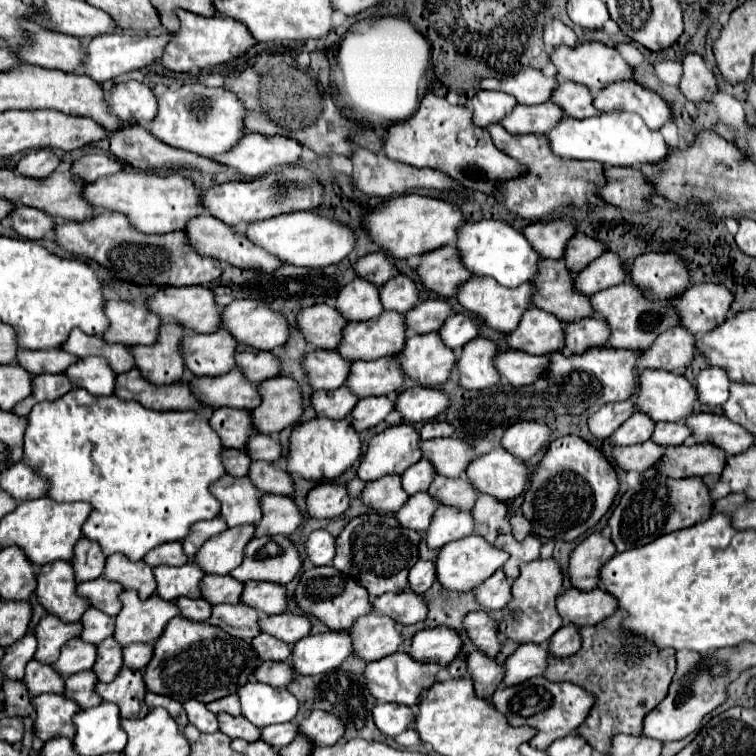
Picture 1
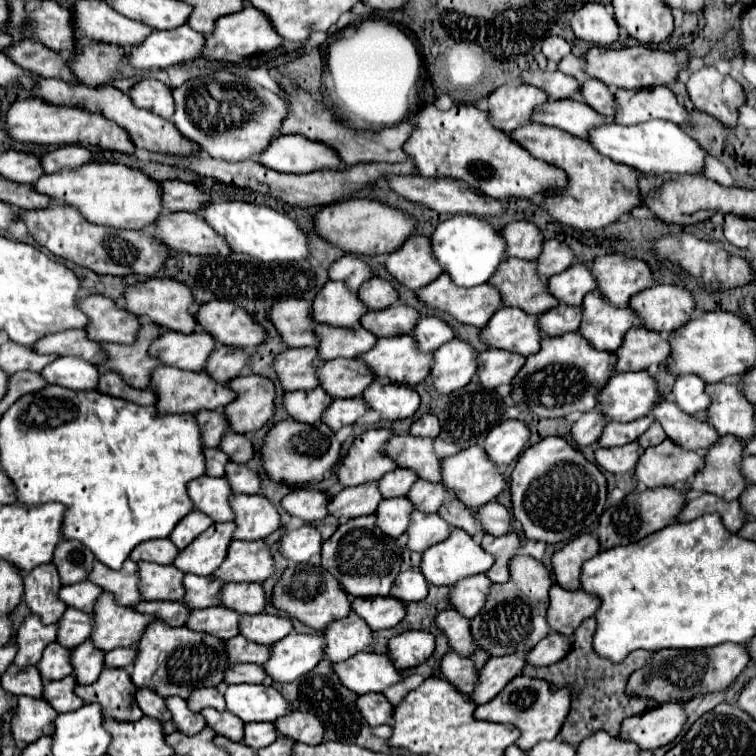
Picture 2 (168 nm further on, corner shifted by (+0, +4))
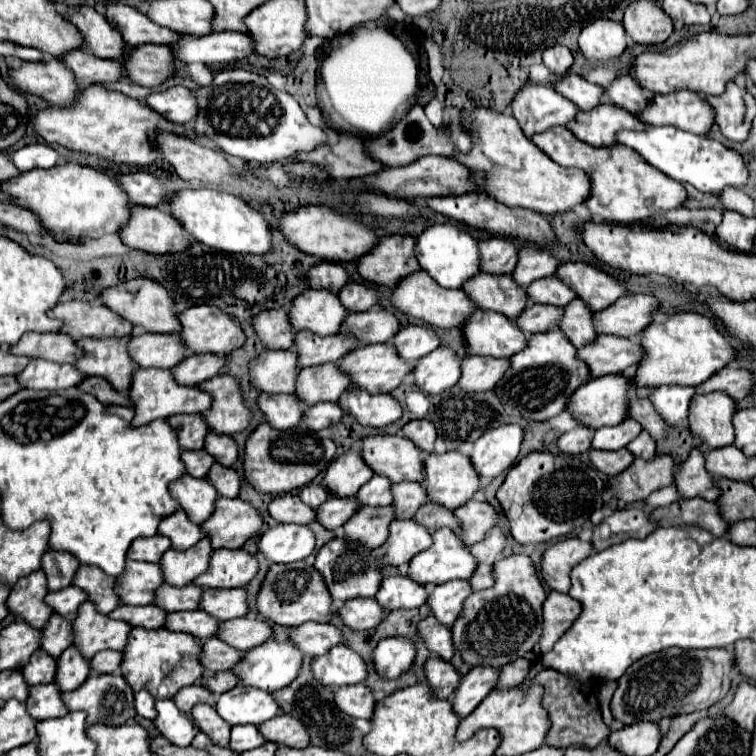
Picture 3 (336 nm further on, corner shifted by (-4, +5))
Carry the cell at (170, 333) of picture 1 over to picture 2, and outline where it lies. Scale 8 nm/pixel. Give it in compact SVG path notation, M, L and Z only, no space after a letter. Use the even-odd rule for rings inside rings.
M145 322L133 344L103 344L109 352L103 368L119 372L133 388L147 388L151 384L151 372L161 364L159 358L149 354L149 346L159 334L161 328L157 324Z

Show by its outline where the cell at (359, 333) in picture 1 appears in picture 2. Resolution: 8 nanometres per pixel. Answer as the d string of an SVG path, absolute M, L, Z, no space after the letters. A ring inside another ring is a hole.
M315 324L315 334L319 336L317 352L323 360L359 358L375 346L375 334L363 326L335 328L329 324Z

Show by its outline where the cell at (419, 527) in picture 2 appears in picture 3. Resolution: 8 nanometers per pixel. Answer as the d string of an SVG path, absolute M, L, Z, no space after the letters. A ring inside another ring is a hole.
M395 519L389 525L387 553L383 555L383 559L391 567L401 567L429 545L431 545L431 531L427 531L427 527L415 523L413 519L407 521Z

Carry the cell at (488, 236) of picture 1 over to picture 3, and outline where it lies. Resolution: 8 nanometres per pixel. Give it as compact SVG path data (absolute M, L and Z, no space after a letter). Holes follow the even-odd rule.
M433 225L427 227L421 235L415 239L415 255L425 273L429 273L441 287L449 289L461 289L461 285L471 279L475 273L479 273L479 251L477 251L477 239L473 239L469 233L459 231L453 225Z

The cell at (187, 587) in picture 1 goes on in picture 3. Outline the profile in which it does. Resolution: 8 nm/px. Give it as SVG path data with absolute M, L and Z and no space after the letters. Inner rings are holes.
M127 561L123 575L117 579L115 591L125 605L153 603L155 589L163 583L161 567L155 563Z

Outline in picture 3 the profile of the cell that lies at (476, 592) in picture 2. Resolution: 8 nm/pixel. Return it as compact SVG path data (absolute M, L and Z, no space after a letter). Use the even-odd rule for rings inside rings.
M451 581L437 585L431 595L427 595L427 605L431 609L431 615L441 623L451 627L451 623L459 617L459 611L463 609L463 599L471 595L469 581Z

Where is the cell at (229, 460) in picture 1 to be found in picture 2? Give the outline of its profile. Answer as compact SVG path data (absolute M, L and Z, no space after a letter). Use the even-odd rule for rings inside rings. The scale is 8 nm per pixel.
M205 448L205 460L207 460L207 474L211 474L211 476L225 474L229 456L221 448Z

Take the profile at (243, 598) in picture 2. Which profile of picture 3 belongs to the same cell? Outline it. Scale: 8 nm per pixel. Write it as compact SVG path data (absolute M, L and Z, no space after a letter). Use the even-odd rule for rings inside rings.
M207 589L201 595L199 609L213 615L219 621L245 617L247 615L247 595L243 589Z

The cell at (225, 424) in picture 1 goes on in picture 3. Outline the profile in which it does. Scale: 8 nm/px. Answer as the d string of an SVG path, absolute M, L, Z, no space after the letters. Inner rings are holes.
M173 415L167 423L175 429L181 449L203 449L205 435L209 433L203 415Z

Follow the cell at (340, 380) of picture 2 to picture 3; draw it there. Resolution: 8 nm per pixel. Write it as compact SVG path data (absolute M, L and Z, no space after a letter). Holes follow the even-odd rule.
M335 363L299 369L295 381L295 395L305 405L321 401L337 401L339 395L349 387L349 379L341 375Z

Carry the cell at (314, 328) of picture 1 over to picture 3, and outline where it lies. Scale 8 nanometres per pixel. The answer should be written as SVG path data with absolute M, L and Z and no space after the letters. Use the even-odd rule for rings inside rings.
M285 309L261 311L251 317L251 325L267 349L291 349L291 339L295 337L295 331L287 327Z

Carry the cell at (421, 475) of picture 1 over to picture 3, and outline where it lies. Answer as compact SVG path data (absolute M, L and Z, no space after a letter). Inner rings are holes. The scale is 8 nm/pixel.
M373 475L359 491L357 501L361 507L385 507L391 503L391 483L379 475Z

